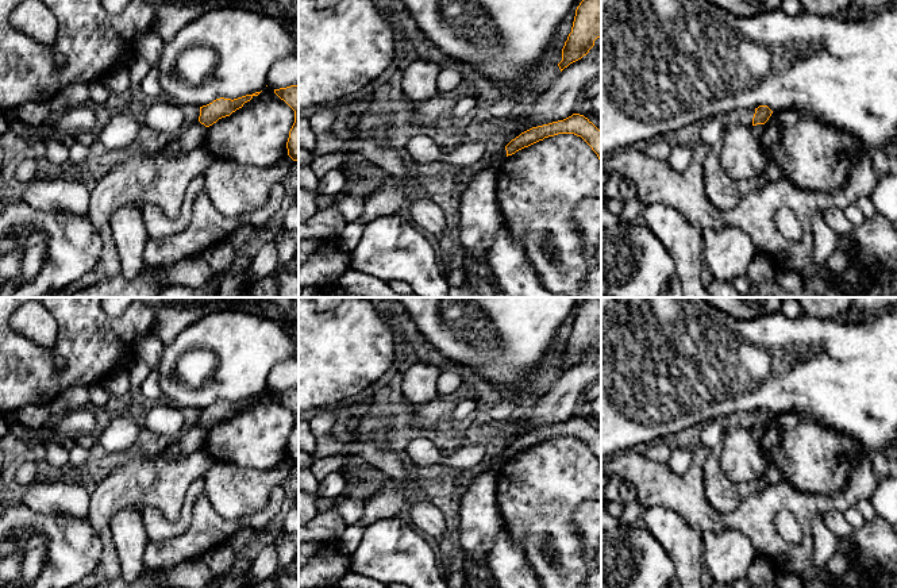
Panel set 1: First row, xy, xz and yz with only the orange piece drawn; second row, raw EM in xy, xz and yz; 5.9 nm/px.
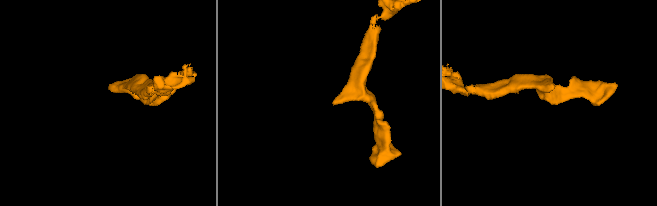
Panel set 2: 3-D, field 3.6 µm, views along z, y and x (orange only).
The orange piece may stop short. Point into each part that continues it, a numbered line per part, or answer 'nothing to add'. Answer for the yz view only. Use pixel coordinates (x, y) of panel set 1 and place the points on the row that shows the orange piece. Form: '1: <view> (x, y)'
nothing to add

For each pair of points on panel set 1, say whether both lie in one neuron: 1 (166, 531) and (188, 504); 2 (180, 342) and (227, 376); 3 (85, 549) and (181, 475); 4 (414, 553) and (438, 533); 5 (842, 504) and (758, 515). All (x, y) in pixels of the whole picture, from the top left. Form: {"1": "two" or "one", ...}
{"1": "one", "2": "one", "3": "two", "4": "two", "5": "one"}

